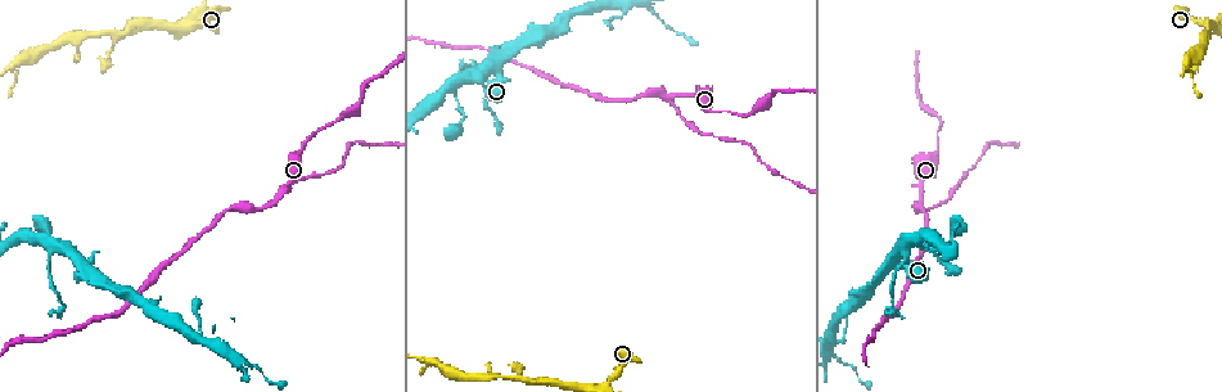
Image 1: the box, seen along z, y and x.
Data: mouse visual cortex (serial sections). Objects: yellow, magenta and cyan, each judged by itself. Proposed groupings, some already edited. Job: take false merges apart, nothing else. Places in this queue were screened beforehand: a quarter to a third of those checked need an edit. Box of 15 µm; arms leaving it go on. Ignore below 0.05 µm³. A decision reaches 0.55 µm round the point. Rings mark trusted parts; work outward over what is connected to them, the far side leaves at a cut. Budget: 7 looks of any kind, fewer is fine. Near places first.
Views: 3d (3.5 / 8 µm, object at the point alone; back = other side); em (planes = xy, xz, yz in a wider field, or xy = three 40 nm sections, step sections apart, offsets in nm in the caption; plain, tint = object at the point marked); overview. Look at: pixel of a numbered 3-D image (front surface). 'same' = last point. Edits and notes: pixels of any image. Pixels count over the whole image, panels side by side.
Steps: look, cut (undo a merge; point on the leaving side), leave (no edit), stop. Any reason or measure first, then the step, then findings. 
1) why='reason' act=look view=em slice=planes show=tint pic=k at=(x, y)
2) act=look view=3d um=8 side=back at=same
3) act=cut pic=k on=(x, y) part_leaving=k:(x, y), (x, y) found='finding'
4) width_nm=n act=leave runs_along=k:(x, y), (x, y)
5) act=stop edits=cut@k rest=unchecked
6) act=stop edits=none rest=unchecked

why='calibre changes' act=look view=3d um=8 pic=1 at=(48, 261)

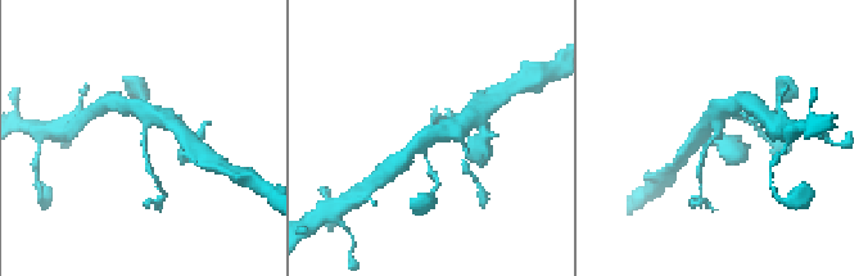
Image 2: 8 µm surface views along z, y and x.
why='zoom in' act=look view=3d um=3.5 pic=2 at=(713, 140)

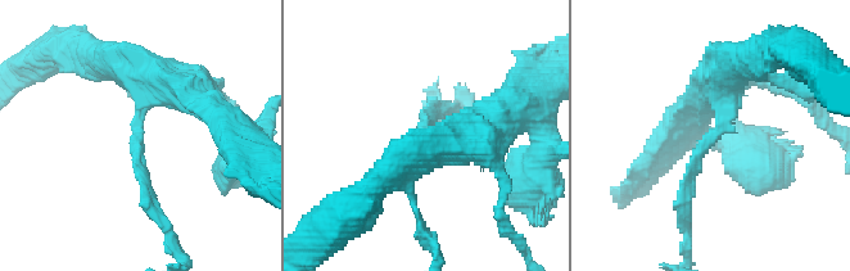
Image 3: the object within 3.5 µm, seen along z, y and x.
arm_widths_nm=100,500 why='now the EM' act=look view=em slice=xy step=2 show=tint pic=3 at=(133, 135)

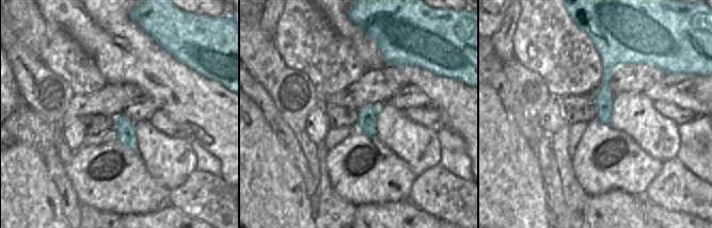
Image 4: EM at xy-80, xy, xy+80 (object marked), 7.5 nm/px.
act=leave found='one cell here'

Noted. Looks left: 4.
why='calibre changes' act=look view=3d um=3.5 pic=1 at=(842, 341)

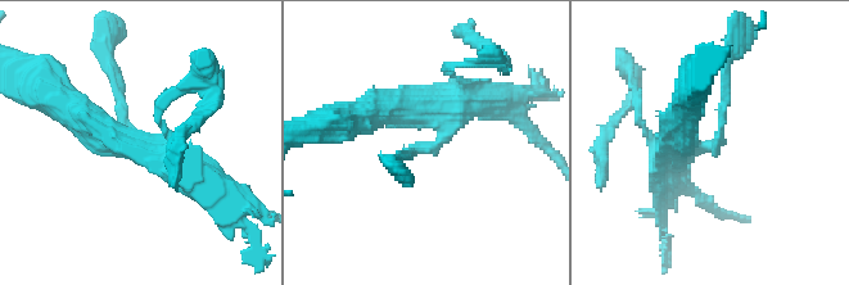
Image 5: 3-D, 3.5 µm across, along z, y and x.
why='now the EM' act=look view=em slice=planes show=plain pic=5 at=(718, 143)

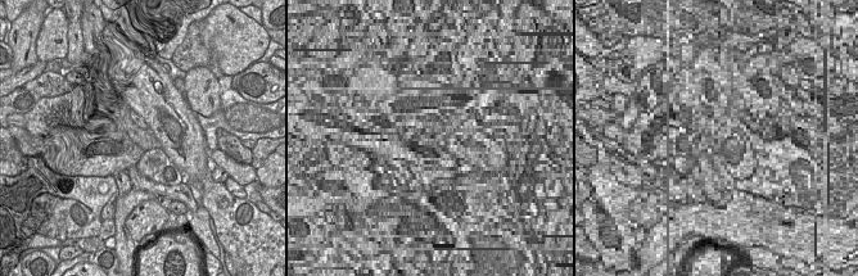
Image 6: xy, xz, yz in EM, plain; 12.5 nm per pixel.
act=look view=em slice=planes show=tint at=same

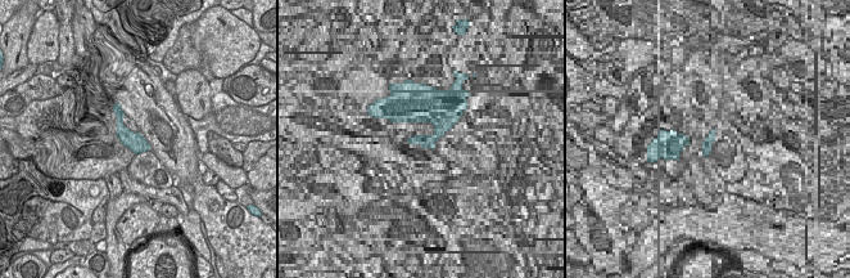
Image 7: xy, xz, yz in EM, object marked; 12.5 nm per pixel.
width_nm=240 act=leave runs_along=7:(116, 108), (120, 126), (147, 147) found='continuous, no second cell'

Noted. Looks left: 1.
act=stop edits=none rest=unchecked

